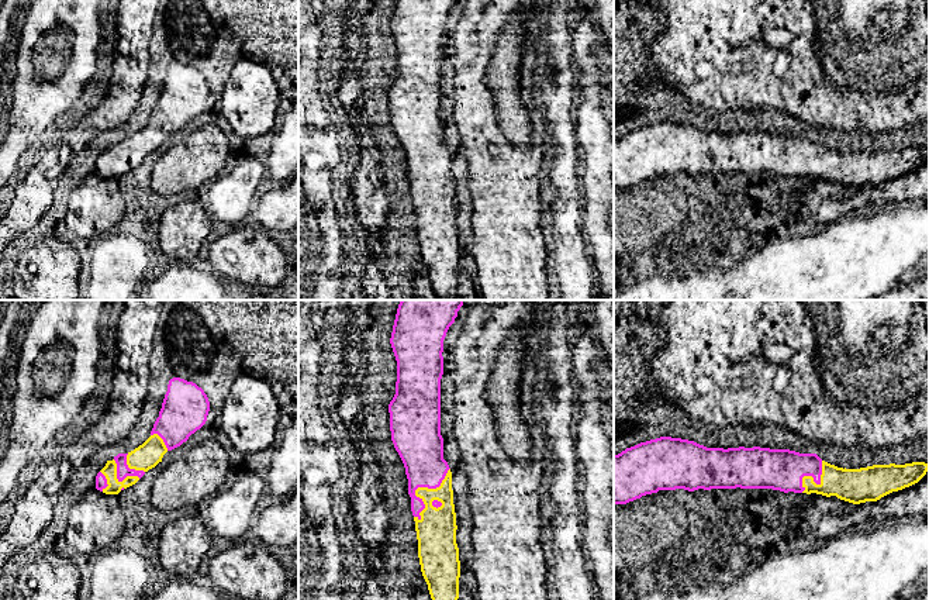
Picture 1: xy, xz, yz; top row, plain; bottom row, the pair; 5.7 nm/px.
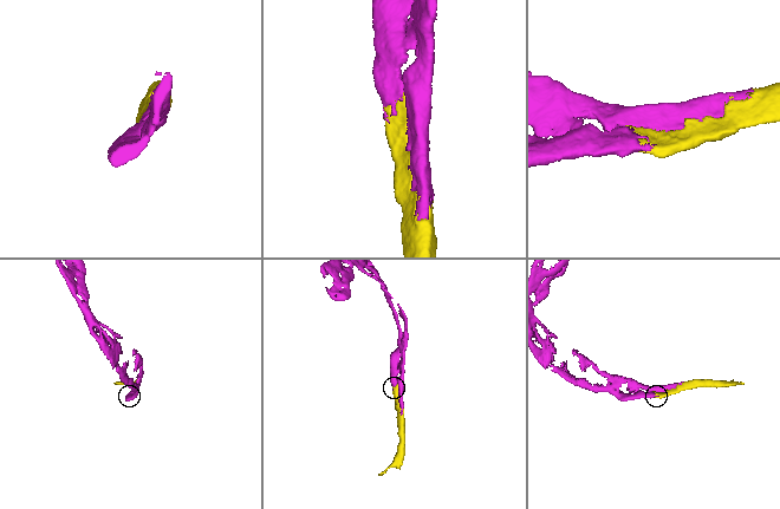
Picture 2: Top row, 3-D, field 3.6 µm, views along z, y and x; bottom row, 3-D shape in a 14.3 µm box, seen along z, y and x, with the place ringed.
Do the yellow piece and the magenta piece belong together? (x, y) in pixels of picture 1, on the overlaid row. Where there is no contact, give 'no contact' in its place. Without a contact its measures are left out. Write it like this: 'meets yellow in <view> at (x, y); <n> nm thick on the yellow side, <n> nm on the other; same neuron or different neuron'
meets yellow in xz at (421, 488); 220 nm thick on the yellow side, 260 nm on the other; same neuron

